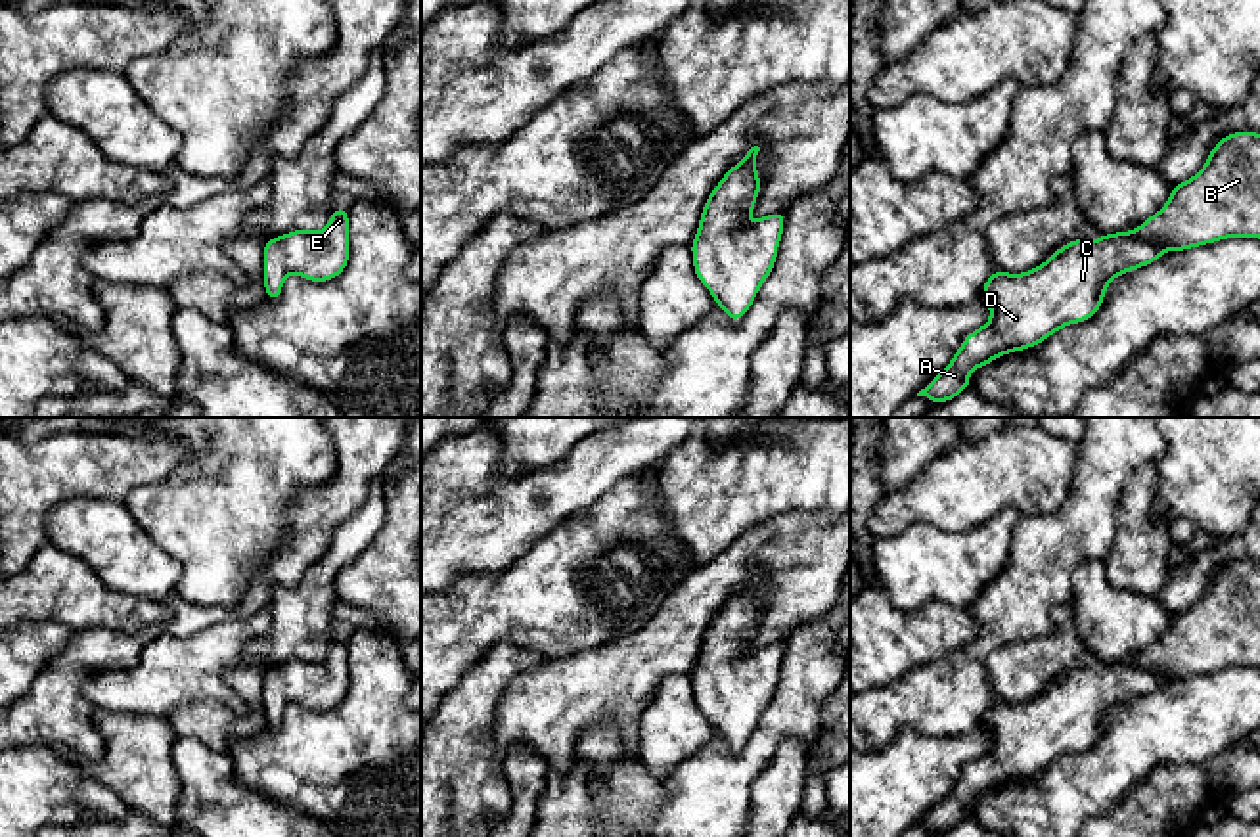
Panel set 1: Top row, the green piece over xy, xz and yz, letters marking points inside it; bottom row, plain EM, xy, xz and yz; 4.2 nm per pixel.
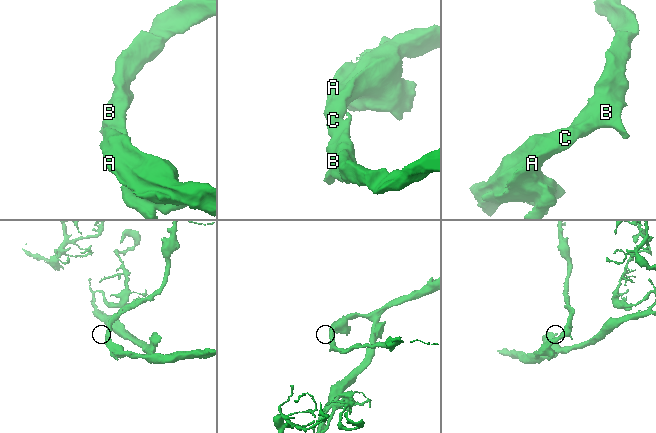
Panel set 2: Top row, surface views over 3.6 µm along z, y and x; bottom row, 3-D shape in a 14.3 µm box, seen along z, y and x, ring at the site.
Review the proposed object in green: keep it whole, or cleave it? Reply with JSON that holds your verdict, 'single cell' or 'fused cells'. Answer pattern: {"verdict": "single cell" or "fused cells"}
{"verdict": "single cell"}

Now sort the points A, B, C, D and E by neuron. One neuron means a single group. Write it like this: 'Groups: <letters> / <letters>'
Groups: A B C D E

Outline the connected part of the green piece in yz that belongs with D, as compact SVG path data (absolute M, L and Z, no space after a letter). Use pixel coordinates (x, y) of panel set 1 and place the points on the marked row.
M1231 132L1210 151L1204 167L1189 180L1172 186L1168 203L1132 232L1116 232L1091 239L1074 239L1059 247L1044 264L1024 272L994 270L982 285L990 306L990 322L973 329L952 362L927 383L917 396L933 404L956 398L971 387L969 372L992 360L1030 349L1069 324L1088 322L1103 305L1113 278L1162 259L1166 249L1185 251L1226 238L1260 238L1260 134Z

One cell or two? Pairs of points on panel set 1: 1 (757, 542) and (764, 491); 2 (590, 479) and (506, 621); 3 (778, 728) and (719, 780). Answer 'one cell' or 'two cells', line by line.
1: two cells
2: two cells
3: one cell

